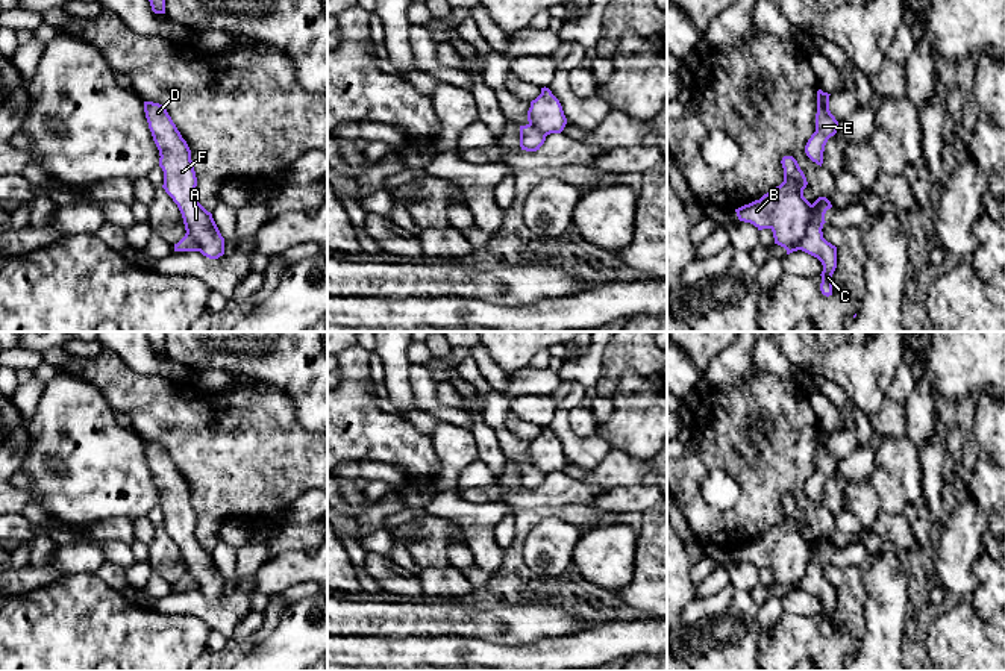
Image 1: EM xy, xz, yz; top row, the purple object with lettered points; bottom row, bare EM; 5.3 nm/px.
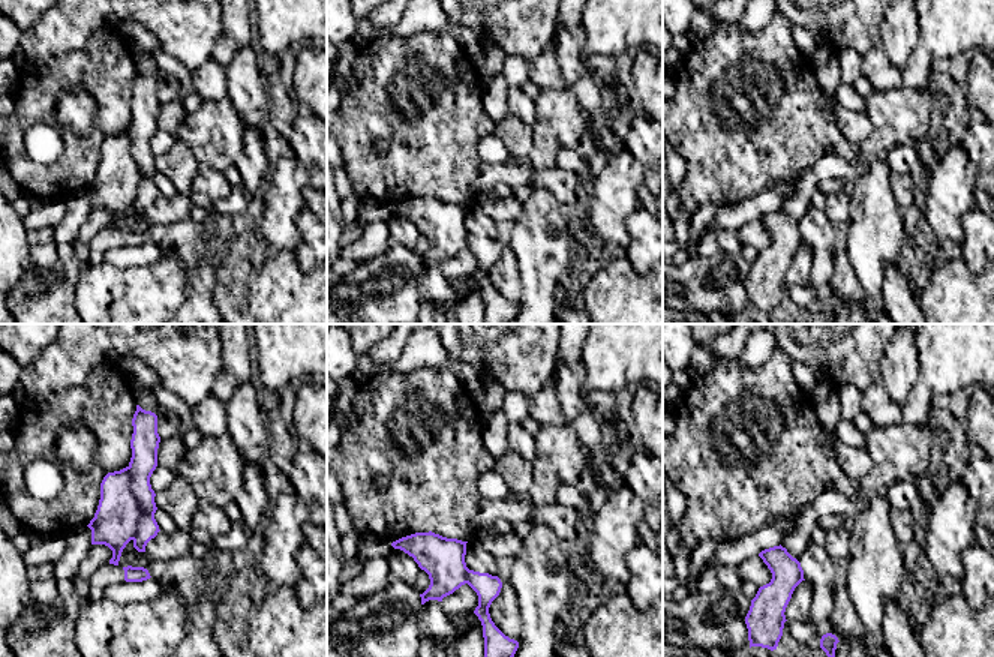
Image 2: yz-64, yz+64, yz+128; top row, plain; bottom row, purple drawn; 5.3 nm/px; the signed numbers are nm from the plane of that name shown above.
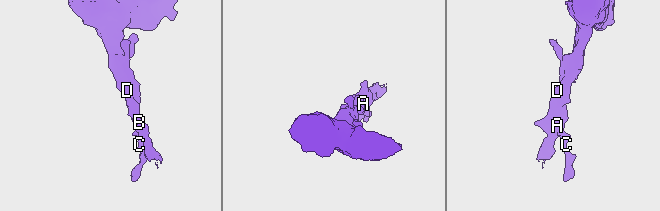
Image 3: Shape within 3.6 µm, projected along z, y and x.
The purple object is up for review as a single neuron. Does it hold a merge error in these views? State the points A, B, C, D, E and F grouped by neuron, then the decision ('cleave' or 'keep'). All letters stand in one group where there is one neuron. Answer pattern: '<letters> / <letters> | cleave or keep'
A B D F / C E | cleave

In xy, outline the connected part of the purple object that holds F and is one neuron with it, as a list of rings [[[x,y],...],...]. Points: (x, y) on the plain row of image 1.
[[[144,441],[144,451],[161,495],[162,527],[177,544],[186,573],[199,582],[199,591],[209,598],[218,598],[224,594],[224,577],[212,553],[196,538],[197,517],[186,480],[162,444]]]

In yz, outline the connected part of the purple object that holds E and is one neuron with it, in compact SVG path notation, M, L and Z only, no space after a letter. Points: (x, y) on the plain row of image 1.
M822 429L817 430L816 471L805 485L806 495L820 506L823 503L825 485L838 468L838 460L829 450L829 435Z

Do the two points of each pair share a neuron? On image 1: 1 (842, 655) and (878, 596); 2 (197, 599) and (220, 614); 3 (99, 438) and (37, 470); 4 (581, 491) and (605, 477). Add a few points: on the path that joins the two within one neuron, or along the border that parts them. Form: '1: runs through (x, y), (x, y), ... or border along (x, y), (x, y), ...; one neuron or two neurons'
1: border along (860, 641), (855, 652); two neurons
2: runs through (203, 605), (214, 612); one neuron
3: runs through (81, 438), (56, 440), (44, 452); one neuron
4: border along (578, 480), (604, 488); two neurons

